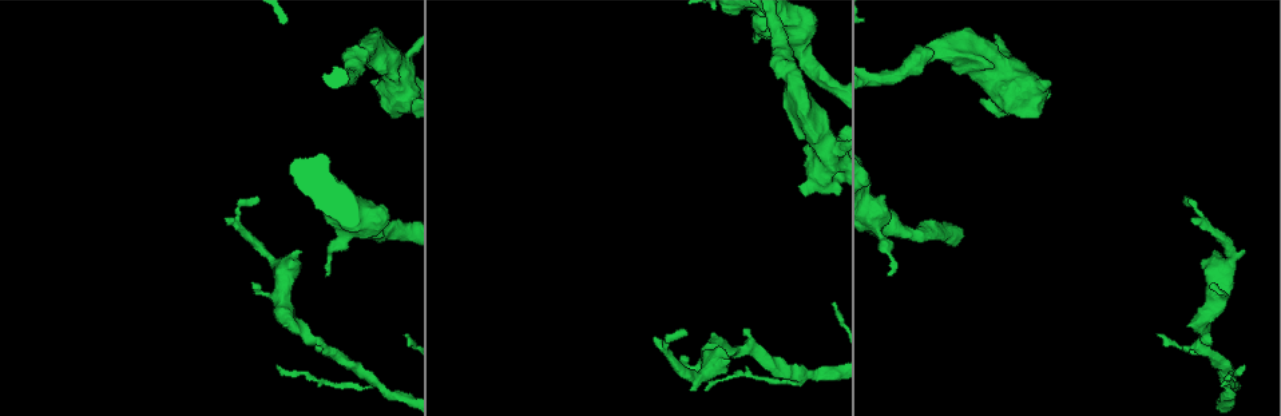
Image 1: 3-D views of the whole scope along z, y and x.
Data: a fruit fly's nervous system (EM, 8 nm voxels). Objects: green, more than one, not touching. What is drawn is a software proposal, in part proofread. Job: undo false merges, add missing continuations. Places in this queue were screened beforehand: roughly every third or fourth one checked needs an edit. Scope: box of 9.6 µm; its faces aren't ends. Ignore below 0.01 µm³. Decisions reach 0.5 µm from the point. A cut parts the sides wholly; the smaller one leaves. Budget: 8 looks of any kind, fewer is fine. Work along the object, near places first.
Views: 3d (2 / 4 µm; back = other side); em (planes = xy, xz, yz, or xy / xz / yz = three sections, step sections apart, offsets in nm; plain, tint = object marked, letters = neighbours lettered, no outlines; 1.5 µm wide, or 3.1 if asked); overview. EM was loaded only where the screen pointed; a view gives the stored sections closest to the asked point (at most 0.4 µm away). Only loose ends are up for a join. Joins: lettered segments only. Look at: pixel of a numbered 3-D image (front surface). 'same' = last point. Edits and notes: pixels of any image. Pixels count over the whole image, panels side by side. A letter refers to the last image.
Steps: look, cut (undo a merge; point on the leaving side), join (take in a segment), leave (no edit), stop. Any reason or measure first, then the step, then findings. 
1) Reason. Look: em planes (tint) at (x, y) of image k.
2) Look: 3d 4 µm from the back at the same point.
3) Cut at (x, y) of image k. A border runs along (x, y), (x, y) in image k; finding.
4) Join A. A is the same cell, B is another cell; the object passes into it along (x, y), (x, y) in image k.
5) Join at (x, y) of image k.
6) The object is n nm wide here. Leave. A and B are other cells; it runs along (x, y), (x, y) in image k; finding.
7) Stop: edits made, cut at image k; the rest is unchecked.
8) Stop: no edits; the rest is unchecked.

Look: em planes (plain) at (370, 377) of image 1.

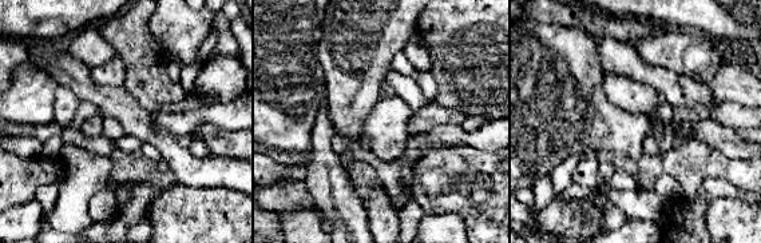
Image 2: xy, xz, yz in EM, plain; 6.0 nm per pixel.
Look: em planes (tint) at the same point.

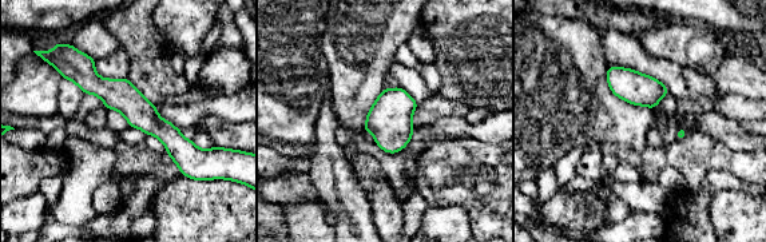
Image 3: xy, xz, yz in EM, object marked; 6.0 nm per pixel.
See the neighbours. Look: em planes (letters) at the same point.

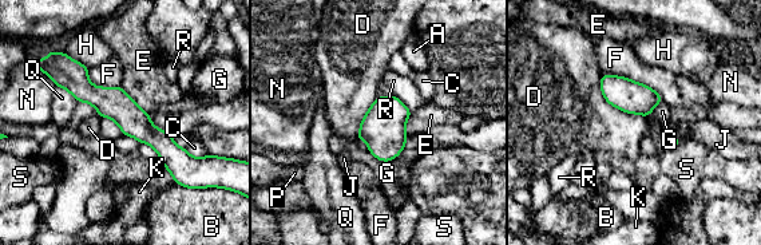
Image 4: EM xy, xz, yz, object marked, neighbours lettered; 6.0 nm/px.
The longest contact is with F, 400 nm. Leave. A, B, C, D, E, F, G, H, J, K, N, P, Q, R and S are other cells; a border runs along (119, 86), (149, 115) in image 4; continuous, no second neuron.

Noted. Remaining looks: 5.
Free end. Look: 3d 2 µm at (320, 349) of image 1.

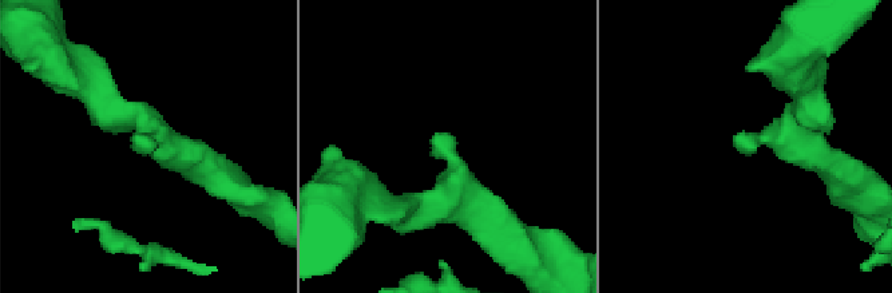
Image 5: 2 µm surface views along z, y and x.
The arms are 220, 220 nm wide. Look: em yz step 8 (tint) at (440, 138) of image 5.

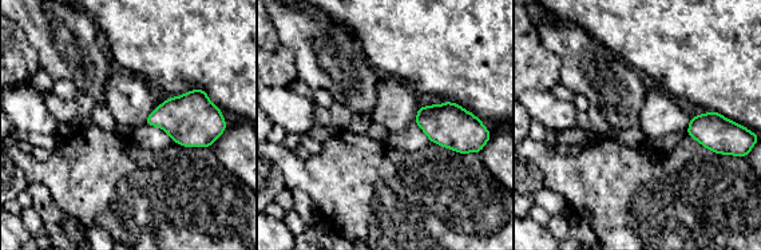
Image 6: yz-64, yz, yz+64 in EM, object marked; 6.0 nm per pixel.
Look: em planes (letters) at the same point.

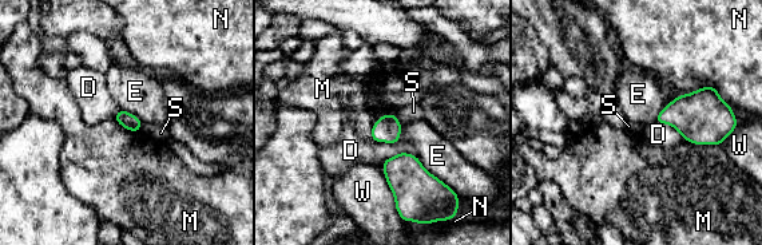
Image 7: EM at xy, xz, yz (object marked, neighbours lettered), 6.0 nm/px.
Leave. D, E, M, N, S and W are other cells; a border runs along (683, 138), (695, 143), (721, 145) in image 7; none of them fits.

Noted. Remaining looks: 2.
Look: 3d 2 µm at (889, 274) of image 1.

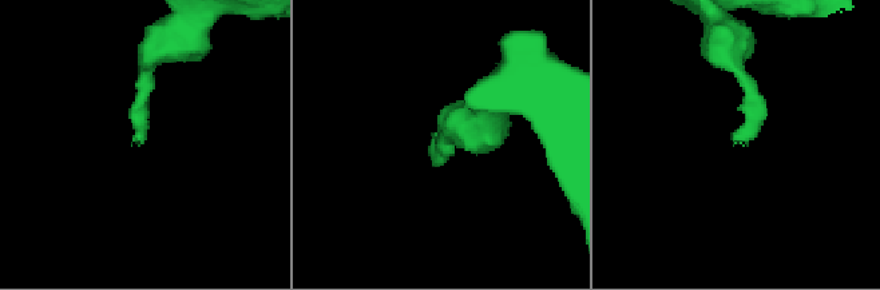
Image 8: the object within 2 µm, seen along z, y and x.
Shape alone is not enough. Look: em planes (letters) at (140, 143) of image 8.

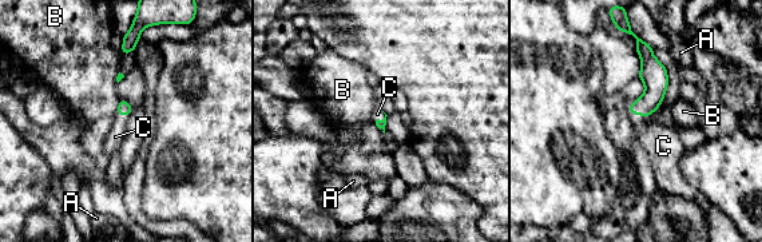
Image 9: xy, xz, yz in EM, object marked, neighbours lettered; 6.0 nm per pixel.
The longest contact is with C, 120 nm. Join C. C is the same cell, A and B are other cells; the object passes into it along (654, 75), (639, 114), (663, 146) in image 9; it goes on there.

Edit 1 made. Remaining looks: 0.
Stop: edits made, join at image 9; the rest is unchecked.

